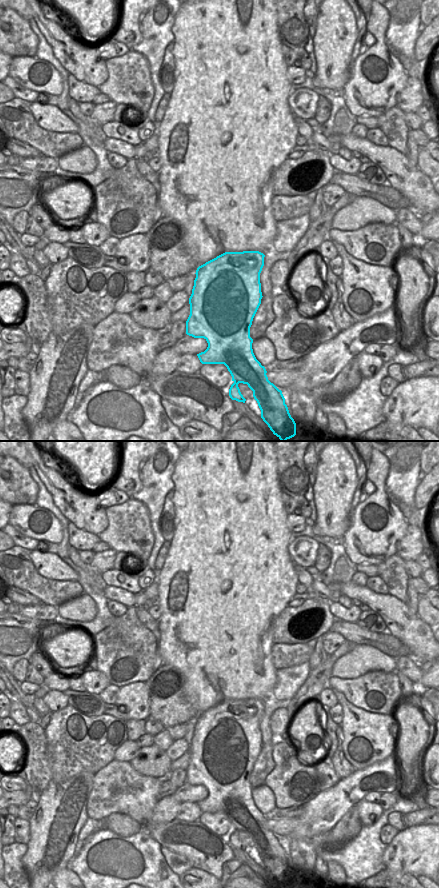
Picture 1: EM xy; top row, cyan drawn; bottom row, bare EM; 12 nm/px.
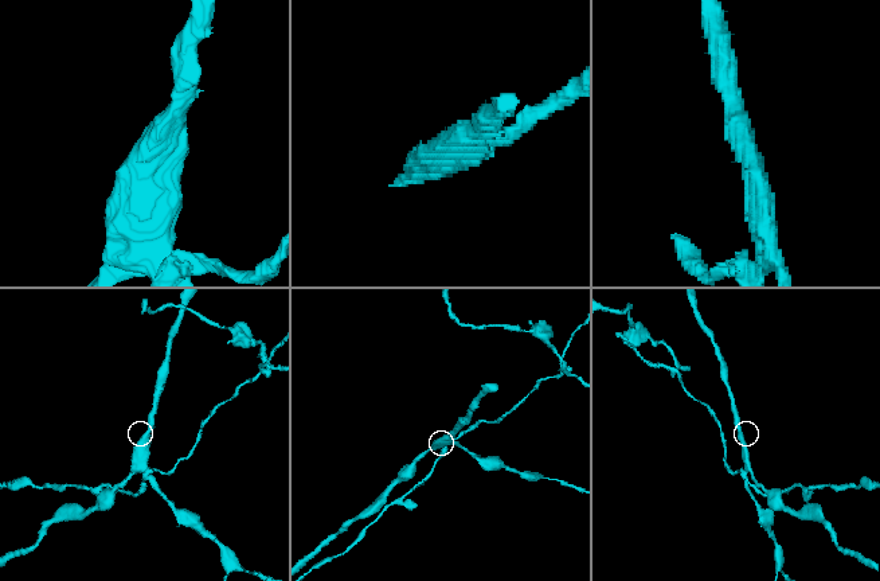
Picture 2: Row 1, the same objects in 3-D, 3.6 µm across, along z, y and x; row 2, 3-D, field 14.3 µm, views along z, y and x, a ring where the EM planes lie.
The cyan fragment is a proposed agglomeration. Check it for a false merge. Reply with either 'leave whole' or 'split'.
split

